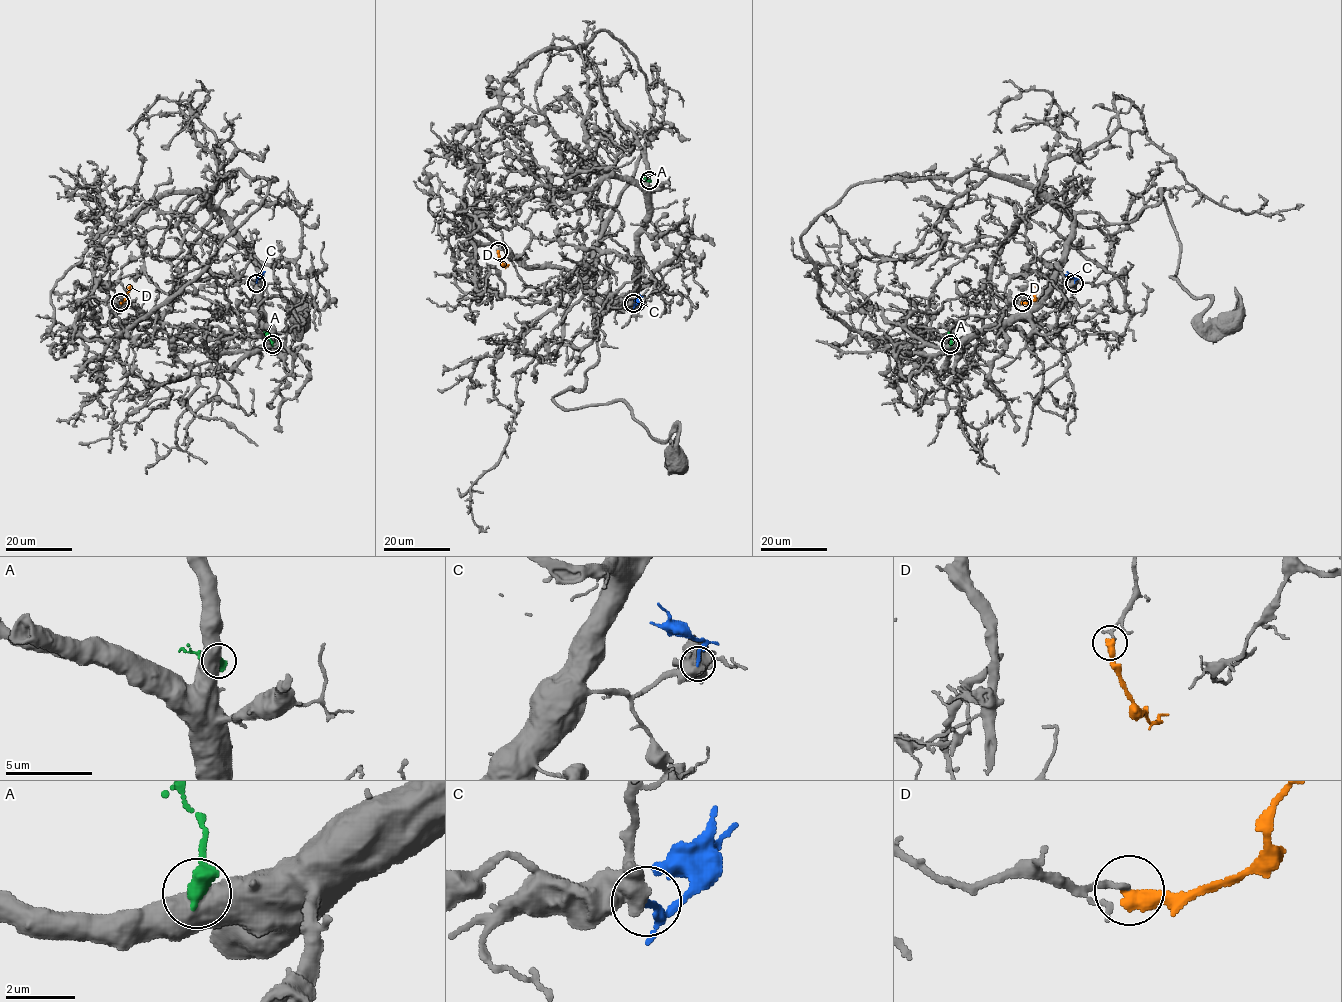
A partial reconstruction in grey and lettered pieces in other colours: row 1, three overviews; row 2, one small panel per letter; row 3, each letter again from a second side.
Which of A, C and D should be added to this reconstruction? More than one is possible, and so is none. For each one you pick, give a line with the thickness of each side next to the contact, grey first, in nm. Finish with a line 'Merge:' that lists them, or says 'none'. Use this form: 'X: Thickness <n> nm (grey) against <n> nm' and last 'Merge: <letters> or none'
Merge: none

